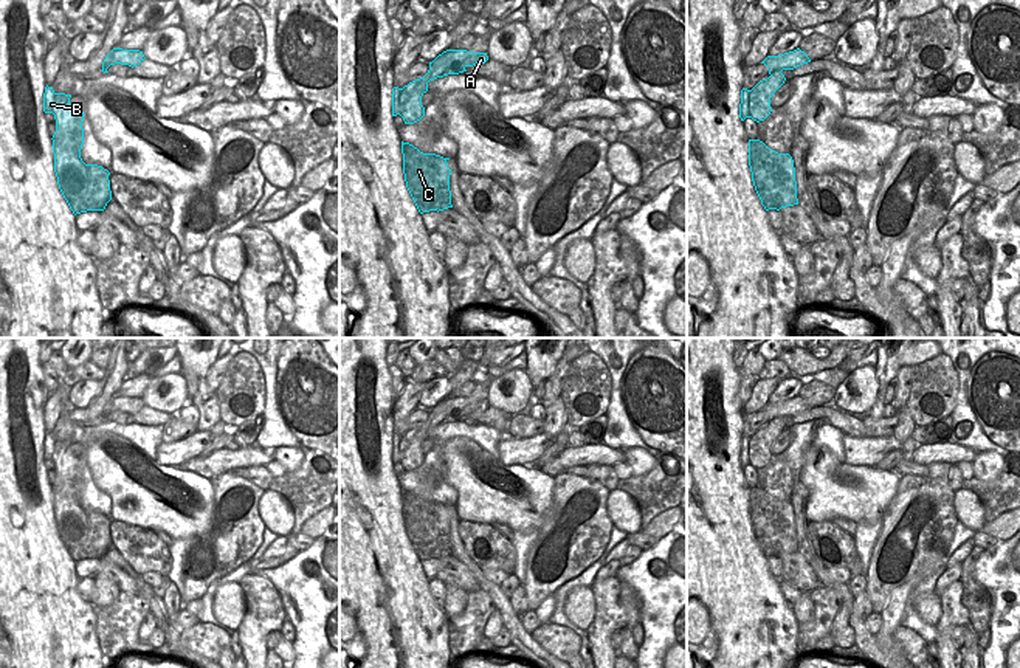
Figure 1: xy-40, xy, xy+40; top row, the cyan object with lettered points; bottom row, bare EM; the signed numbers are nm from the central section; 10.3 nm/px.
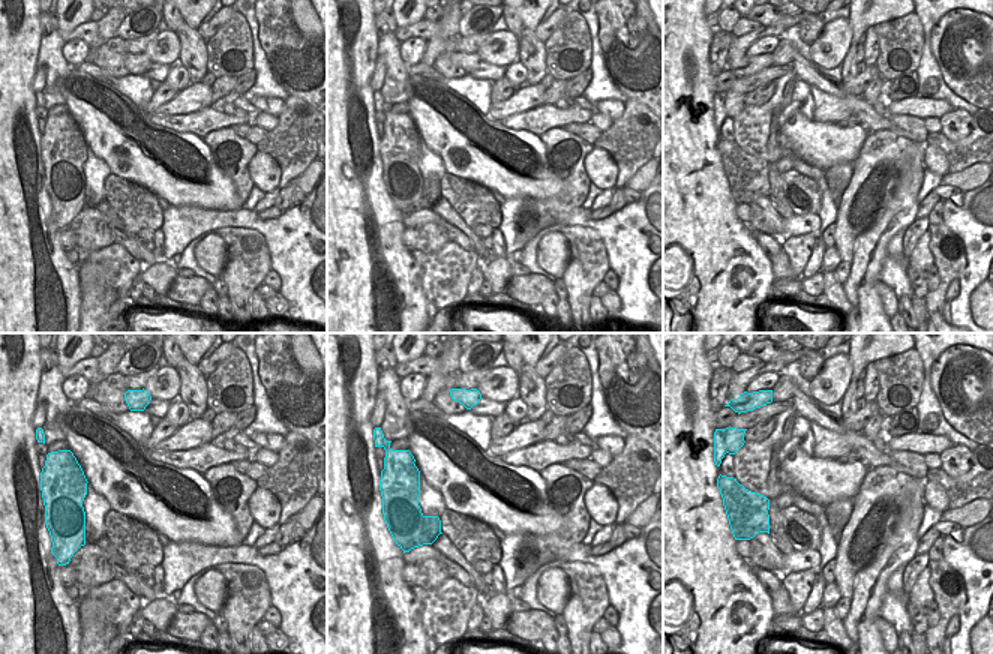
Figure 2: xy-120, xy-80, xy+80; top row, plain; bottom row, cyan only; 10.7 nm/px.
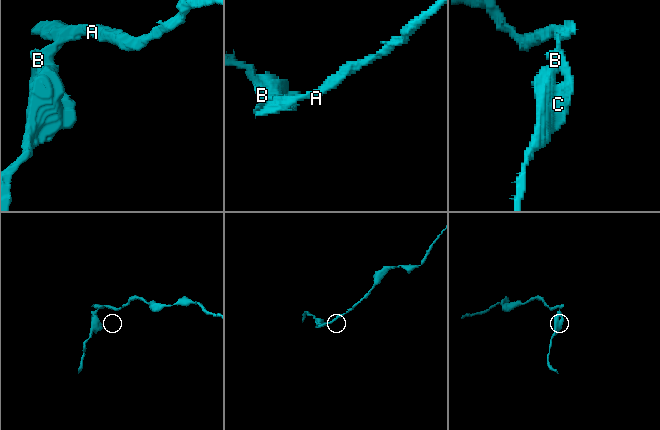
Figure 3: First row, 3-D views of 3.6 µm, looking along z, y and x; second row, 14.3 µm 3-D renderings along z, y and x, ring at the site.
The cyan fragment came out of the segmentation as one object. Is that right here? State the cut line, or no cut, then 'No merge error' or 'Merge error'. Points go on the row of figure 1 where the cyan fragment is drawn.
Split along xy+40 (782, 68), (771, 75). Merge error.

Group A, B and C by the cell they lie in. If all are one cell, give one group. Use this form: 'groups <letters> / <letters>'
groups A / B C

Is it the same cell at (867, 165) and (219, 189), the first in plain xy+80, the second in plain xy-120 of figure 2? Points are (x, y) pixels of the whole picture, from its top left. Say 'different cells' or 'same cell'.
different cells

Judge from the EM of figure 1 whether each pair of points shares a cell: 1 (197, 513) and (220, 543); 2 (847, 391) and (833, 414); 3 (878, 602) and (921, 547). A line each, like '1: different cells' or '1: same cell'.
1: different cells
2: different cells
3: same cell

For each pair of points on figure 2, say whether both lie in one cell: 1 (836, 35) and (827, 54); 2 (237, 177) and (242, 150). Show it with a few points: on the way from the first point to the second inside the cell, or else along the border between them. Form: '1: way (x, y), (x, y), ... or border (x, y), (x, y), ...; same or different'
1: way (834, 39), (828, 50); same
2: way (239, 171), (239, 156); same

